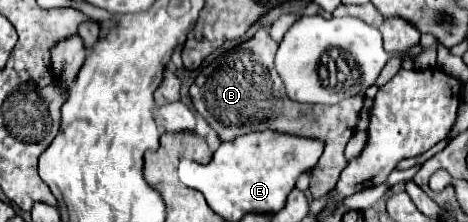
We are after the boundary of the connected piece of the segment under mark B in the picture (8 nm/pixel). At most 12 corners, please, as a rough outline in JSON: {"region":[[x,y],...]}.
{"region":[[266,32],[242,60],[200,68],[190,96],[222,140],[278,130],[318,136],[310,192],[346,168],[364,94],[300,104],[274,70]]}

